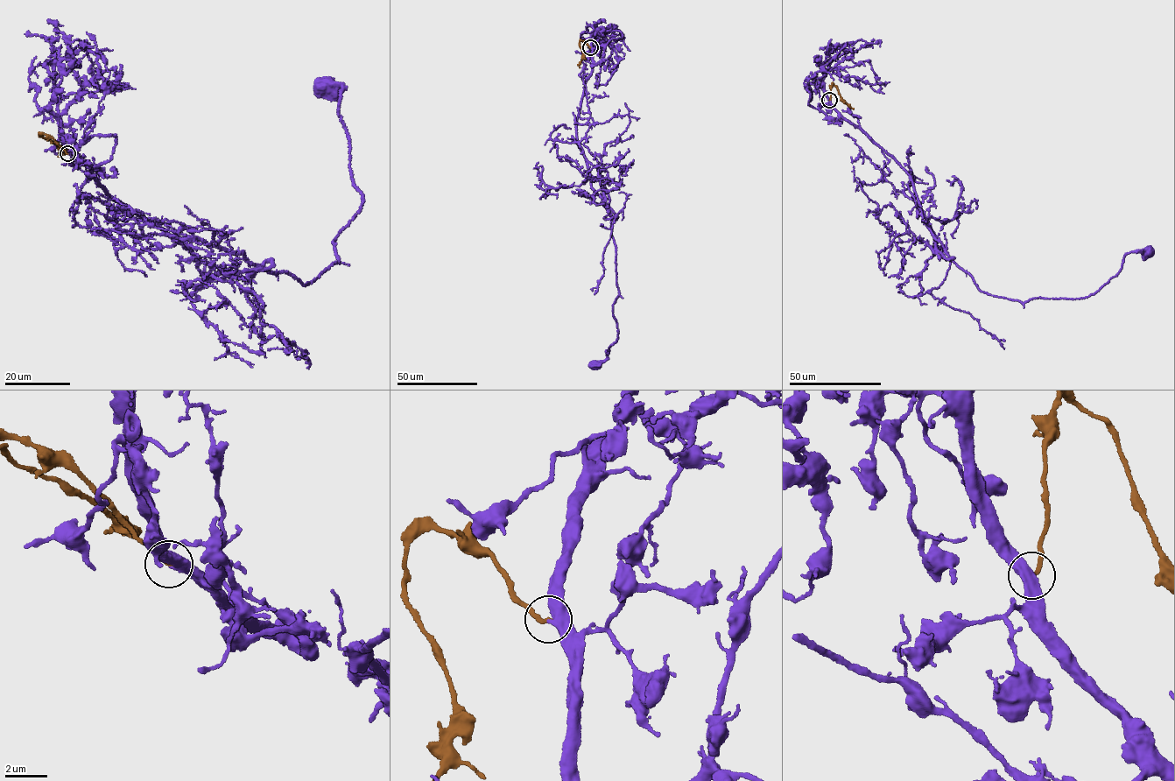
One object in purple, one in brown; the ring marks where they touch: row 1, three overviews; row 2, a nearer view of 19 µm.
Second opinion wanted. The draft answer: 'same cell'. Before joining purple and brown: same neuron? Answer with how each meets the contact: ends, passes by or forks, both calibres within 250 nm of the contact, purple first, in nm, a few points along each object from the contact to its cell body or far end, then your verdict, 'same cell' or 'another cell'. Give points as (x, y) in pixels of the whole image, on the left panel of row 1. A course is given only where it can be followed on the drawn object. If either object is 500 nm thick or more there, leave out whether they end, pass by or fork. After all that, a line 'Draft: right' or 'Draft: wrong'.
purple passes by; brown ends there; 380 nm thick on the purple side, 200 nm on the other; purple runs (67, 153), (162, 231), (242, 252), (305, 284), (340, 260), (334, 241), (363, 200), (342, 86), (323, 84); brown runs (67, 153), (52, 138), (40, 135), (59, 146), (61, 154), (64, 154); same cell
Draft: right

